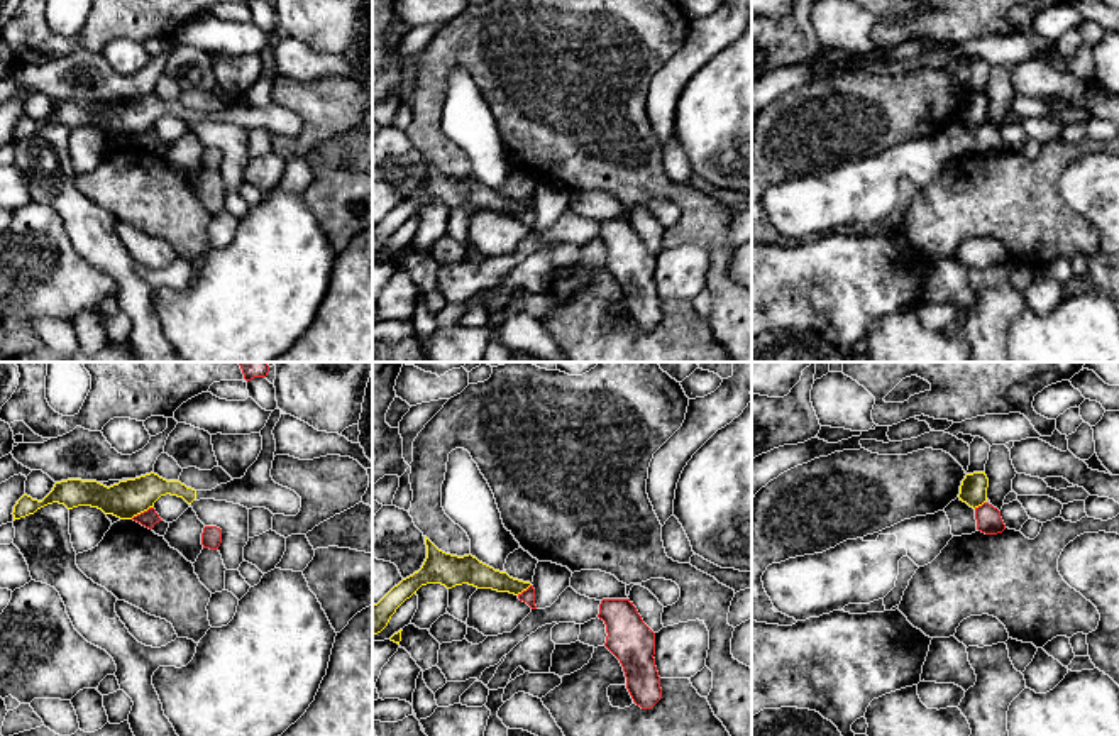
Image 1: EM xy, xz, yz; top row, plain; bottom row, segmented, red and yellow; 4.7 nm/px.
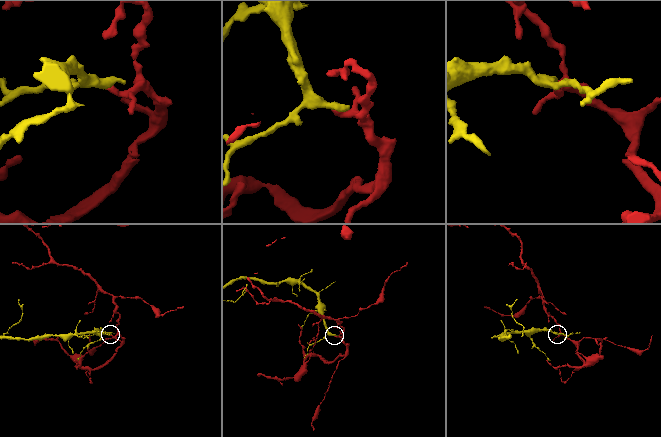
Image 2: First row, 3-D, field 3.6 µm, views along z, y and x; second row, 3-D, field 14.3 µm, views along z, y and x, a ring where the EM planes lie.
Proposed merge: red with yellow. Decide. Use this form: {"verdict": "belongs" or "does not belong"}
{"verdict": "does not belong"}

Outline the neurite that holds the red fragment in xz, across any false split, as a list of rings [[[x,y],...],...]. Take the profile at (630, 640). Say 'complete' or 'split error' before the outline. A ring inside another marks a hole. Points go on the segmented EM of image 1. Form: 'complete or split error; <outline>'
complete; [[[603,599],[598,618],[606,624],[604,646],[620,660],[633,702],[642,709],[652,709],[662,699],[653,658],[655,633],[630,599]]]

